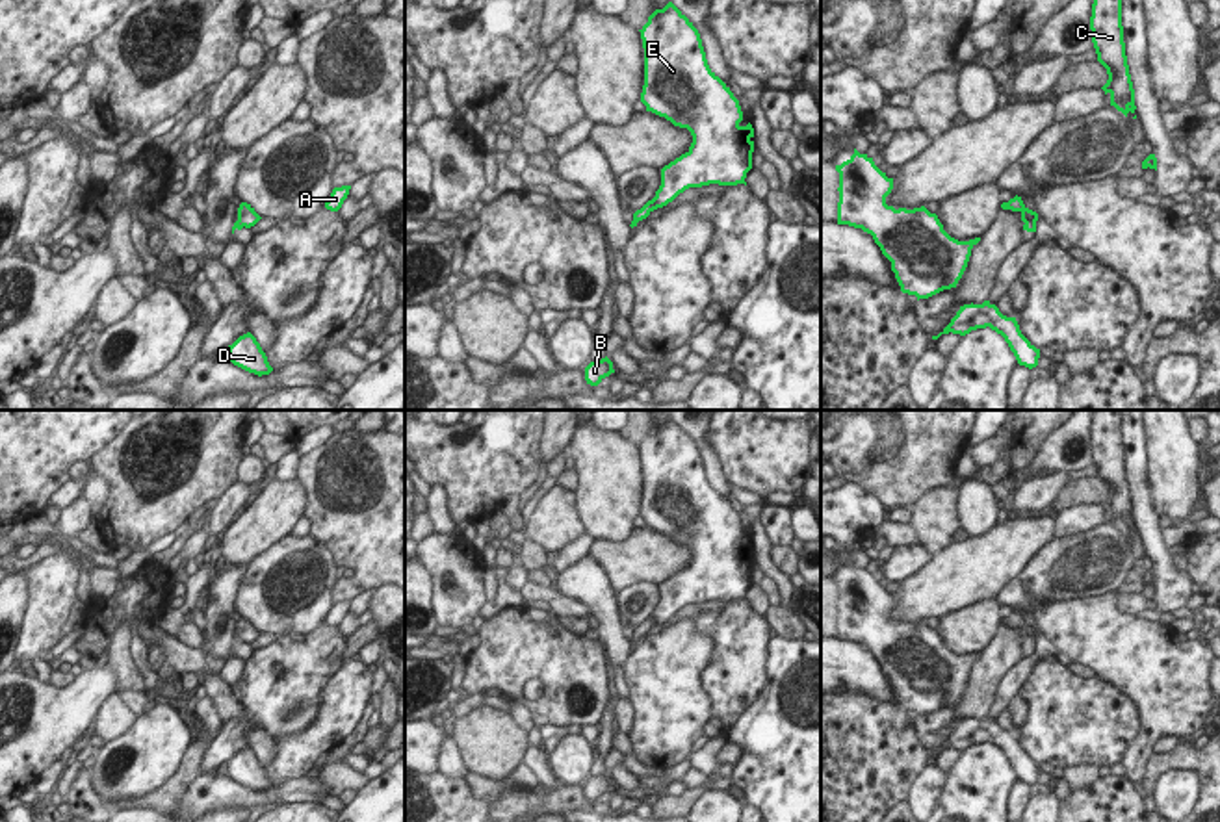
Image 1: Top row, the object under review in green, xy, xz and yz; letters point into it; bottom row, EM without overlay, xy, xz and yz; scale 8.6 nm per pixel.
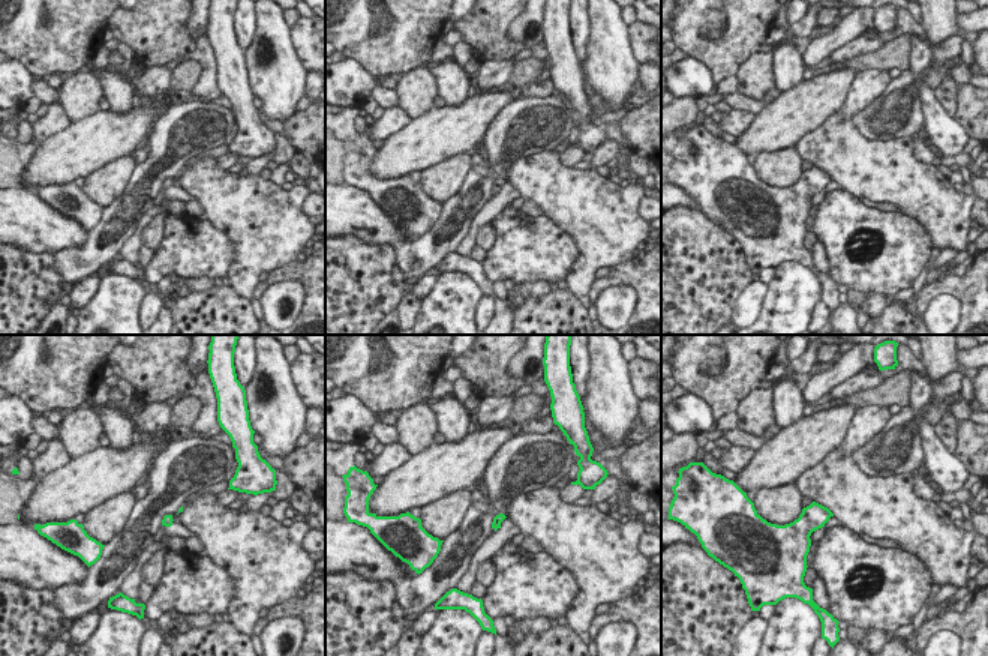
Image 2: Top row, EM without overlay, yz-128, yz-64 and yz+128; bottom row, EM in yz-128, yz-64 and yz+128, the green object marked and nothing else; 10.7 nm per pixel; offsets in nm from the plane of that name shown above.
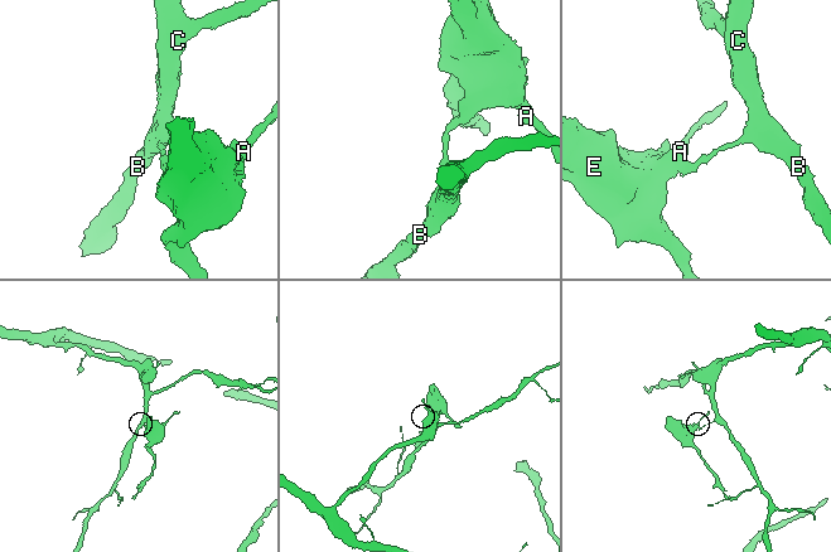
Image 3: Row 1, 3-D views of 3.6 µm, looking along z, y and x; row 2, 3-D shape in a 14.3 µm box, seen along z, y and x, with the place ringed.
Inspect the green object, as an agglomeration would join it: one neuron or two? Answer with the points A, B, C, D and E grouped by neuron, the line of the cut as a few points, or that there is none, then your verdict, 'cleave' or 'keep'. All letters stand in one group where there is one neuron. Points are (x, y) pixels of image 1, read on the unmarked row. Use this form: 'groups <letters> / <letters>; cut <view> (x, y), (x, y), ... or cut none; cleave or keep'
groups A D E / B C; cut xz (652, 615), (658, 622); cleave

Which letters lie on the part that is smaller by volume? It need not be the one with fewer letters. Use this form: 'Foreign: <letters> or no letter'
Foreign: A, D, E

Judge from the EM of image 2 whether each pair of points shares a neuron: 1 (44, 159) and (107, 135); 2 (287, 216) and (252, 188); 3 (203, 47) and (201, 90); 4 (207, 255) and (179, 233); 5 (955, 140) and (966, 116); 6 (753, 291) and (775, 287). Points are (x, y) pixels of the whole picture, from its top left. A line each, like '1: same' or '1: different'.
1: same
2: same
3: same
4: same
5: different
6: different

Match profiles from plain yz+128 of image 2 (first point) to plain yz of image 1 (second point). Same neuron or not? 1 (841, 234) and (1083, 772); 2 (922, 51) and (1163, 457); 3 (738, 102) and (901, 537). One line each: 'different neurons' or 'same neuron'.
1: different neurons
2: different neurons
3: same neuron

